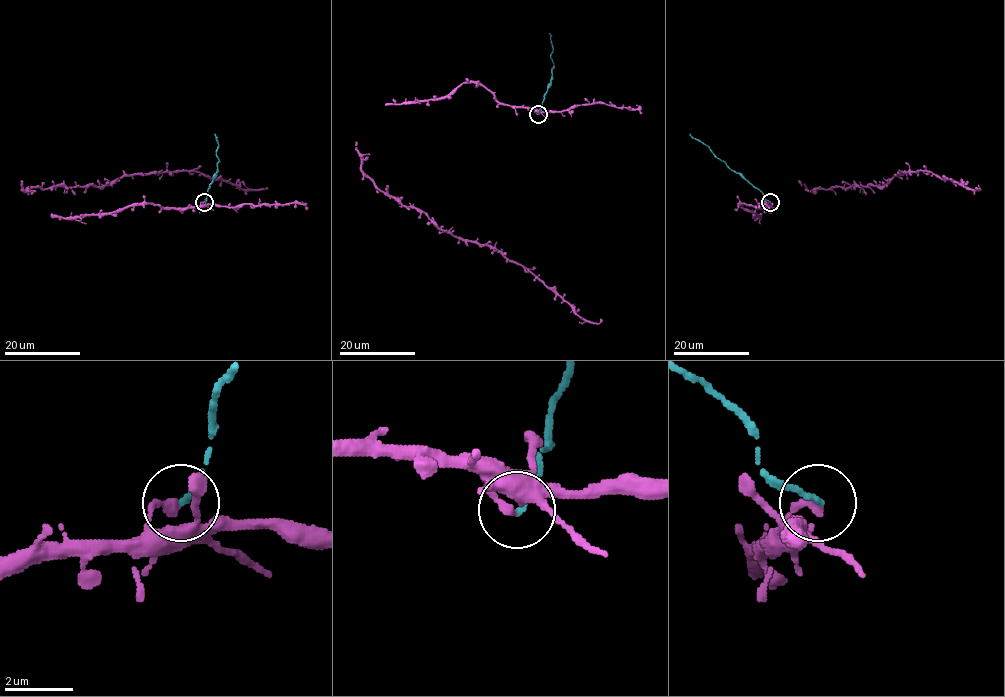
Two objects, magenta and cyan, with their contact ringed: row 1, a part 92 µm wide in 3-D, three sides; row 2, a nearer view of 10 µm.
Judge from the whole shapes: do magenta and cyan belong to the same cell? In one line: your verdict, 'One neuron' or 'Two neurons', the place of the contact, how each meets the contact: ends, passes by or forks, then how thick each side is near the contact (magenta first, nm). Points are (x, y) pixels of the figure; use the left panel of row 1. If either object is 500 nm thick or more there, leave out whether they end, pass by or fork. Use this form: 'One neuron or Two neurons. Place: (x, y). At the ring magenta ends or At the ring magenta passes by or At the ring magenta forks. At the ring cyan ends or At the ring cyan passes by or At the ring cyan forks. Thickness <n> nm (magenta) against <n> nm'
Two neurons. Place: (204, 202). At the ring magenta ends. At the ring cyan ends. Thickness 280 nm (magenta) against 170 nm

